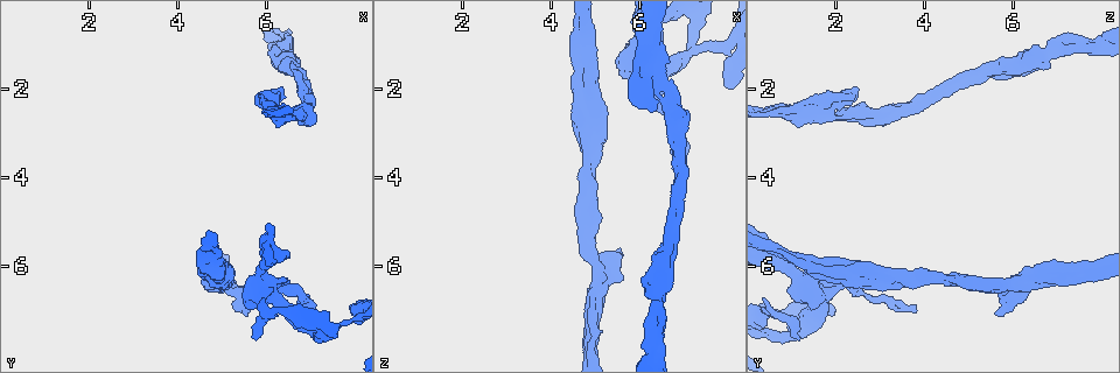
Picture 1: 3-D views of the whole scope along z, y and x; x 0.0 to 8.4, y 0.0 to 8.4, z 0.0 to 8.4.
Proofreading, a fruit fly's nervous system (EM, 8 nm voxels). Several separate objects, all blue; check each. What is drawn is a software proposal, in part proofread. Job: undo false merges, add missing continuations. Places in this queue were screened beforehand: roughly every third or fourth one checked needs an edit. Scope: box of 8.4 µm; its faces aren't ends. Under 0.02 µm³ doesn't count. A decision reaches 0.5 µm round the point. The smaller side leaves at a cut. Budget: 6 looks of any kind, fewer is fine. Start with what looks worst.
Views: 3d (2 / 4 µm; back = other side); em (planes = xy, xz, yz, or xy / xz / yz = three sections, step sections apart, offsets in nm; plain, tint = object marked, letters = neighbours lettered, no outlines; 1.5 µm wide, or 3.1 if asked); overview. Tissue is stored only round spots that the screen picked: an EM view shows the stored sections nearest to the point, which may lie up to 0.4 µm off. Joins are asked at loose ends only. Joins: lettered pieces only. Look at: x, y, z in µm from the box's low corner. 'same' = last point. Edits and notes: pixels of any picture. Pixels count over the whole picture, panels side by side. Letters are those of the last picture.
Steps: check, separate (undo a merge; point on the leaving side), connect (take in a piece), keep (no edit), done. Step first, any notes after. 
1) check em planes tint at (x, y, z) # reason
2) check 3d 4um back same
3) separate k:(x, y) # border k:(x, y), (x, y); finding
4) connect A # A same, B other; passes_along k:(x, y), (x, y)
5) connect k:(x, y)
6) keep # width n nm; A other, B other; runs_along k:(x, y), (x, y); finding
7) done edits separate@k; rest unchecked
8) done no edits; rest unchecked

check 3d 2um back at (5.50, 7.05, 5.60) # branch stops here

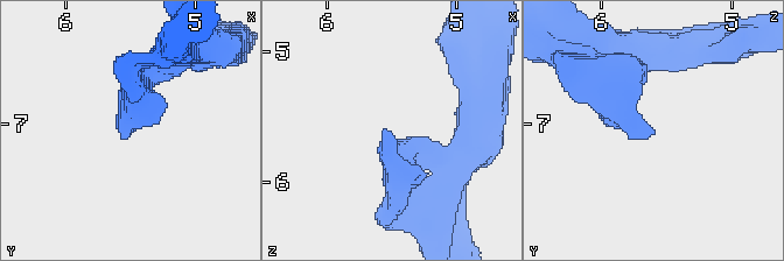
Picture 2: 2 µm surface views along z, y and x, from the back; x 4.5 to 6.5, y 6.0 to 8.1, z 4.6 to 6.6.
check em xz step 4 letters at (5.54, 7.06, 5.60) # shape alone is not enough

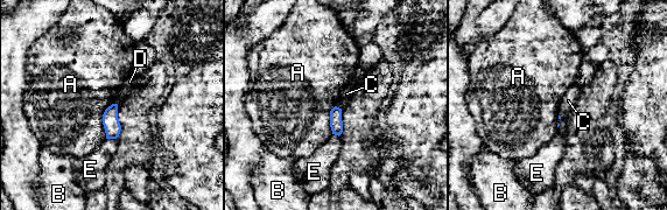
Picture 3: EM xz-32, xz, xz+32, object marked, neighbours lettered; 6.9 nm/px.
keep # A other, B other, C other, D other, E other; border 3:(113, 103), (103, 114), (105, 138); none of them fits

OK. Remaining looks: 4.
check em xz step 4 letters at (5.75, 7.70, 1.20) # thin end

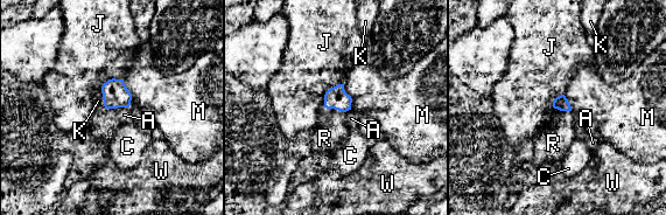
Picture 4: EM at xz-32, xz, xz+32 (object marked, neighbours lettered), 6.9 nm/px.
check em planes letters same

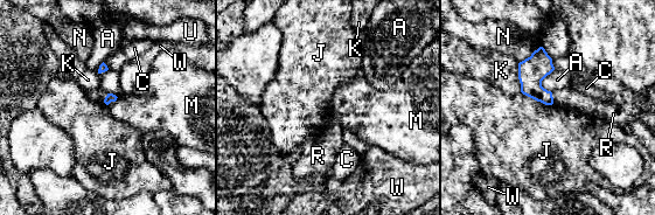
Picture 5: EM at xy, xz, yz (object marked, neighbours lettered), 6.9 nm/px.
connect R # A other, C other, J other, K other, M other, N other, R same, U other, W other; passes_along 5:(532, 70), (552, 98), (568, 97); it goes on there

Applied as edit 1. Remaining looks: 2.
done edits connect@5; rest unchecked

